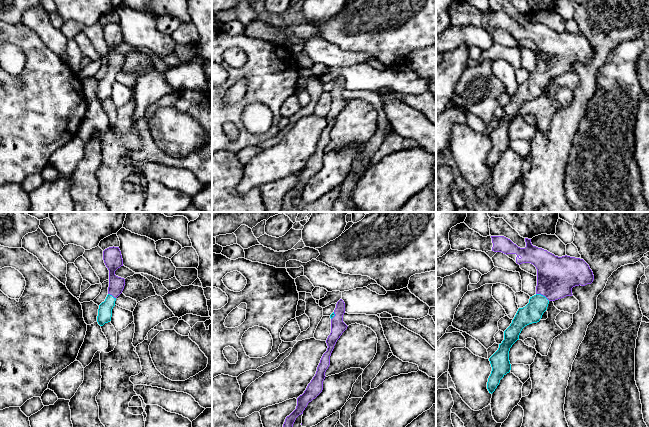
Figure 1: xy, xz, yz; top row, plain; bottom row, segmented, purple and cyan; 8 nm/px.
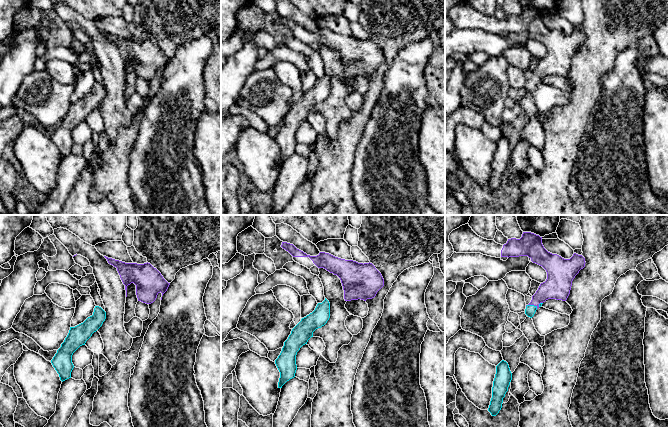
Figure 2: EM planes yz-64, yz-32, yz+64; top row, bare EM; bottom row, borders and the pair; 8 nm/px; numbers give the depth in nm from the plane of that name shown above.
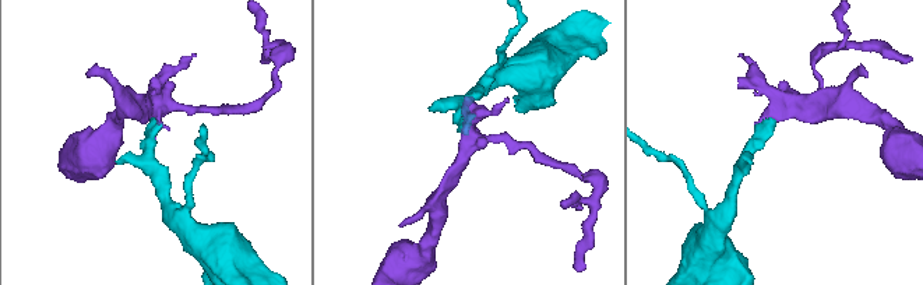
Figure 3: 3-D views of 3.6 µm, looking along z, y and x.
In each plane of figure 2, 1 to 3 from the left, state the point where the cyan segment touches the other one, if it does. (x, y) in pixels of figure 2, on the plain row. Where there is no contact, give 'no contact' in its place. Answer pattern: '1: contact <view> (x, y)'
1: no contact
2: no contact
3: contact yz+64 (534, 81)

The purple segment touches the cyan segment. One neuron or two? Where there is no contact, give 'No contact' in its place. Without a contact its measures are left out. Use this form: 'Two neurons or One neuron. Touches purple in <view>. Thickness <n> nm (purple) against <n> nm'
One neuron. Touches purple in yz. Thickness 320 nm (purple) against 160 nm

